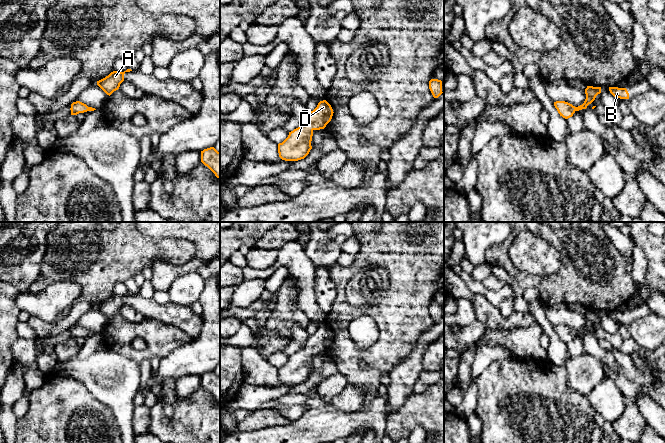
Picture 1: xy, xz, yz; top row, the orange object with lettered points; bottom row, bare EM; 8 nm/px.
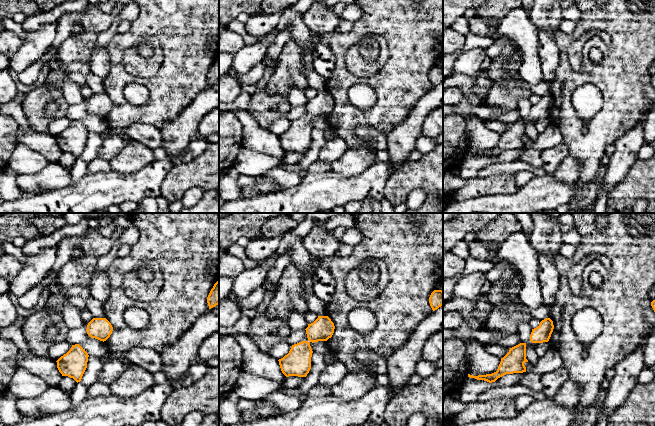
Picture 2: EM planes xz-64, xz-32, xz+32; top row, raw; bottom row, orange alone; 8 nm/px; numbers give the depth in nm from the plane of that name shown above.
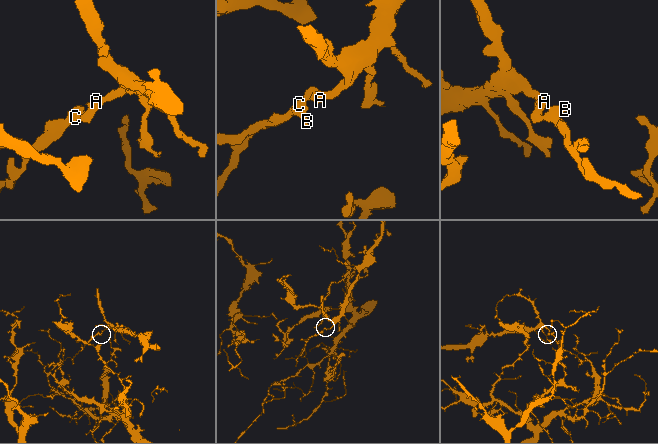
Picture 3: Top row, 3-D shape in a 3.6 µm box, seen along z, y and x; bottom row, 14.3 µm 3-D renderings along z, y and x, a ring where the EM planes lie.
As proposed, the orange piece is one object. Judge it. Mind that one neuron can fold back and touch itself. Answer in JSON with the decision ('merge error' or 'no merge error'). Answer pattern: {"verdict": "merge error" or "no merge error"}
{"verdict": "no merge error"}

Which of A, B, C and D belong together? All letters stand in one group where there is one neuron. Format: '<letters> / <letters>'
A B C D

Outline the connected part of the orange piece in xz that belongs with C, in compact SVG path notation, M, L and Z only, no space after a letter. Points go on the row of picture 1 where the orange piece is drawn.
M326 100L320 101L317 107L309 112L305 123L289 132L288 137L278 144L279 157L285 161L304 159L312 149L313 131L324 129L331 121L333 113Z

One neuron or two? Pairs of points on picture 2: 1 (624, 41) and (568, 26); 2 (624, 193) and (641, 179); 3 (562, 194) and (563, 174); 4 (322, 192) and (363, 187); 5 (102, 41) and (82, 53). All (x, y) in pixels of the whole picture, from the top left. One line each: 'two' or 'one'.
1: two
2: one
3: two
4: one
5: two

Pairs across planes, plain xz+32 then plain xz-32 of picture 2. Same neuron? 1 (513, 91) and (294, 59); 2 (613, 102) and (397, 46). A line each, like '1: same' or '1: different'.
1: same
2: same

